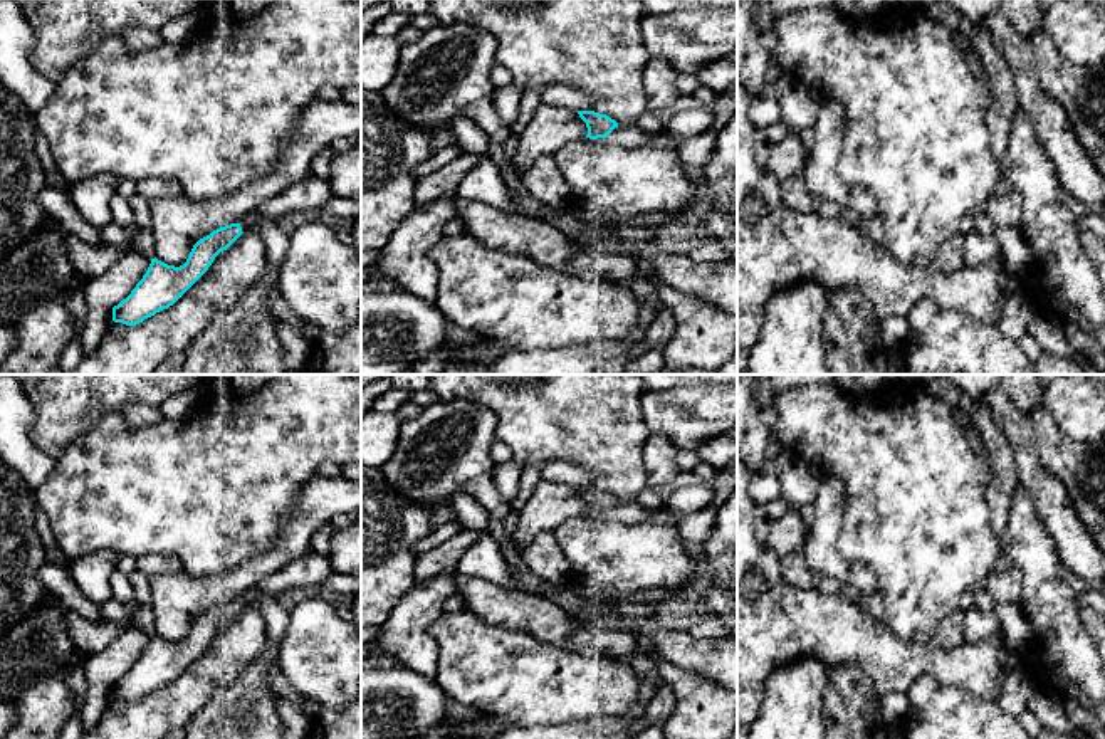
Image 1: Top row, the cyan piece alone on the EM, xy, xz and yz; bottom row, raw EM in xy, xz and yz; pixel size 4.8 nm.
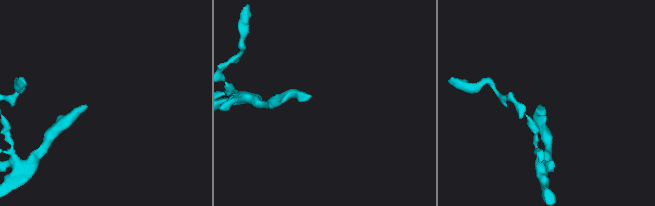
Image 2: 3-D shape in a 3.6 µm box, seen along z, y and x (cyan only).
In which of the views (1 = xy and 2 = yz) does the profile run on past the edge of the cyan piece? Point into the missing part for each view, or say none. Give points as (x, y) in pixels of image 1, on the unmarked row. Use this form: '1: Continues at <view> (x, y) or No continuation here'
1: Continues at xy (309, 571)
2: No continuation here

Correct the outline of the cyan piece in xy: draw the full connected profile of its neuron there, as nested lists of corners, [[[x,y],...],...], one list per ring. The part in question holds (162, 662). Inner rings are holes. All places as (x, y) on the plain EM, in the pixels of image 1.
[[[307,551],[260,581],[245,598],[230,600],[200,615],[186,638],[168,642],[156,633],[131,670],[113,684],[113,697],[136,702],[156,689],[173,682],[244,608],[259,608],[257,596],[277,598],[282,593],[304,588],[316,591],[333,574],[327,556]]]

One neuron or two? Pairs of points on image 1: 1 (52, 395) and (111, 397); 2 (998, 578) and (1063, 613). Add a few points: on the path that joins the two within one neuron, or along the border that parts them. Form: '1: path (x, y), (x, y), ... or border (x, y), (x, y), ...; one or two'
1: path (68, 395), (96, 395); one
2: border (1003, 555), (1020, 571), (1021, 597), (1018, 602); two

